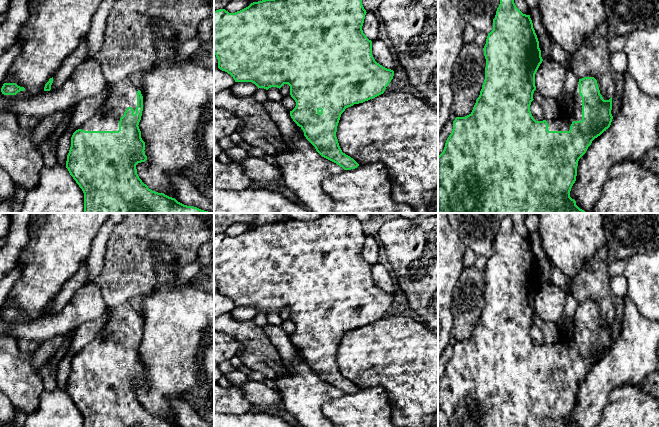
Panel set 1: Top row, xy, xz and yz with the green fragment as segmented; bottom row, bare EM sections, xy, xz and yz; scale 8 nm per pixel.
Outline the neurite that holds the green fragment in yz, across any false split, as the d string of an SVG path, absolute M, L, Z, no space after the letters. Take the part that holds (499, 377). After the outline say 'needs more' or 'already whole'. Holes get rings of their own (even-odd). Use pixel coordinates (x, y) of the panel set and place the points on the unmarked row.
M506 215L497 232L495 242L493 243L493 254L488 257L486 268L483 272L486 283L485 304L476 324L472 336L465 341L456 341L453 345L453 353L447 365L443 376L438 380L438 427L576 427L570 421L570 415L576 405L577 390L579 383L586 377L592 365L606 355L612 346L612 321L604 324L600 318L597 304L591 299L579 303L575 312L574 324L567 332L561 334L560 341L555 345L536 345L530 335L530 329L533 323L533 317L536 314L535 298L542 287L539 265L530 239L523 238L515 229L511 216Z | needs more

